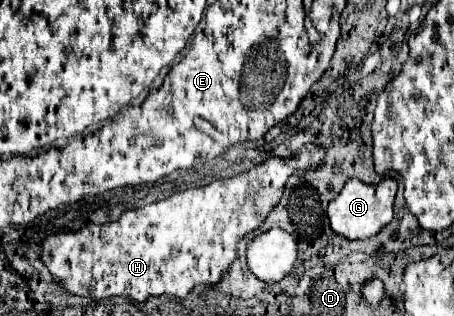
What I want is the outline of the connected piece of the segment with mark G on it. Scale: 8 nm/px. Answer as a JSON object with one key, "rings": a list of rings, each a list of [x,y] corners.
{"rings":[[[392,178],[380,184],[366,184],[360,180],[348,180],[342,192],[328,204],[328,220],[338,236],[348,240],[366,240],[378,234],[392,220],[392,206],[396,196],[396,182]]]}

